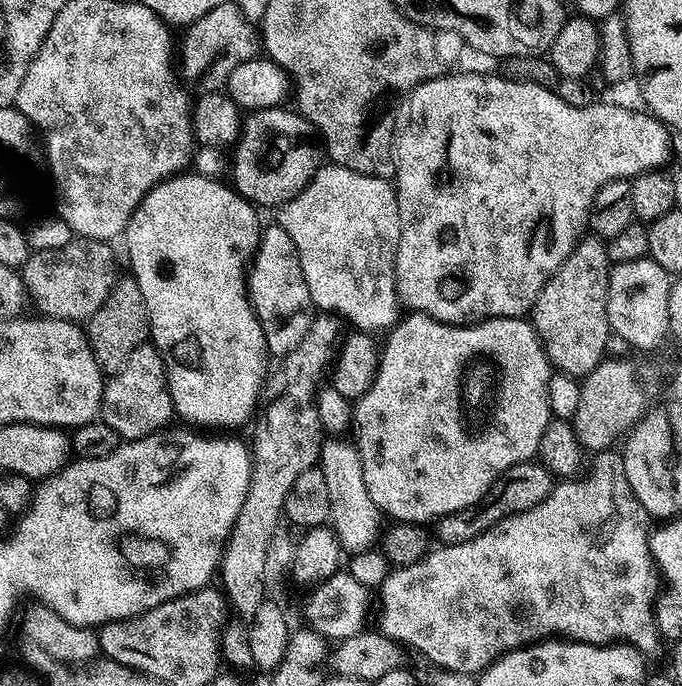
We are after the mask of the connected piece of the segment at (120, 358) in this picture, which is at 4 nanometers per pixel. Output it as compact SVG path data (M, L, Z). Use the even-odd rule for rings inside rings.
M124 274L117 279L110 290L106 302L98 306L98 310L86 322L86 335L94 358L105 373L116 372L149 339L148 315L146 302L142 298L142 290L138 290L138 282L131 274Z

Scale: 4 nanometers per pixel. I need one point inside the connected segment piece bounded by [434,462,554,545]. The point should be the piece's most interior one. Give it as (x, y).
(524, 485)

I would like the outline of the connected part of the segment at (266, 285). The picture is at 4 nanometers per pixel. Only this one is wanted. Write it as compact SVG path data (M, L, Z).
M272 222L269 228L267 225L261 231L260 245L256 248L246 275L248 297L262 326L268 355L283 358L294 350L294 346L298 346L298 342L302 342L302 338L306 338L306 330L310 330L314 319L314 305L310 298L310 286L306 286L306 278L302 274L298 250L294 242L290 242L290 234L282 230L279 222Z

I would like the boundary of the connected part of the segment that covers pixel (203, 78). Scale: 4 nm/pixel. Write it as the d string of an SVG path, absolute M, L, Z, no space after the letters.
M234 2L214 6L214 10L187 25L185 32L188 33L184 36L184 45L178 48L178 68L183 79L189 85L197 84L201 93L221 91L227 85L228 75L234 66L257 59L262 48L257 25Z

